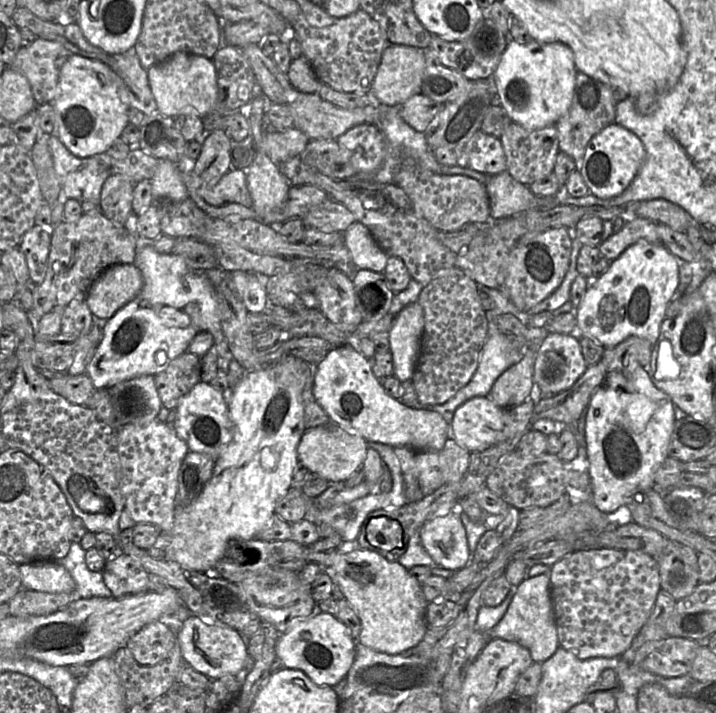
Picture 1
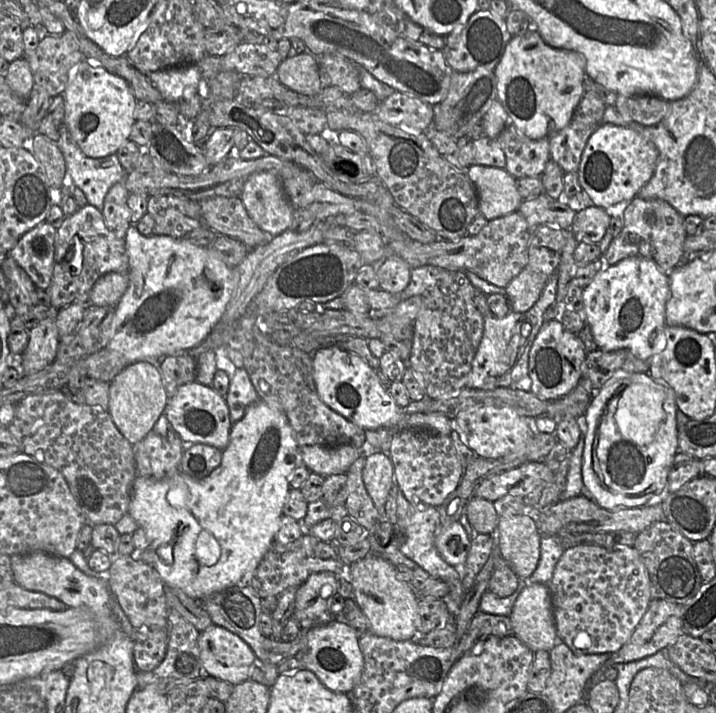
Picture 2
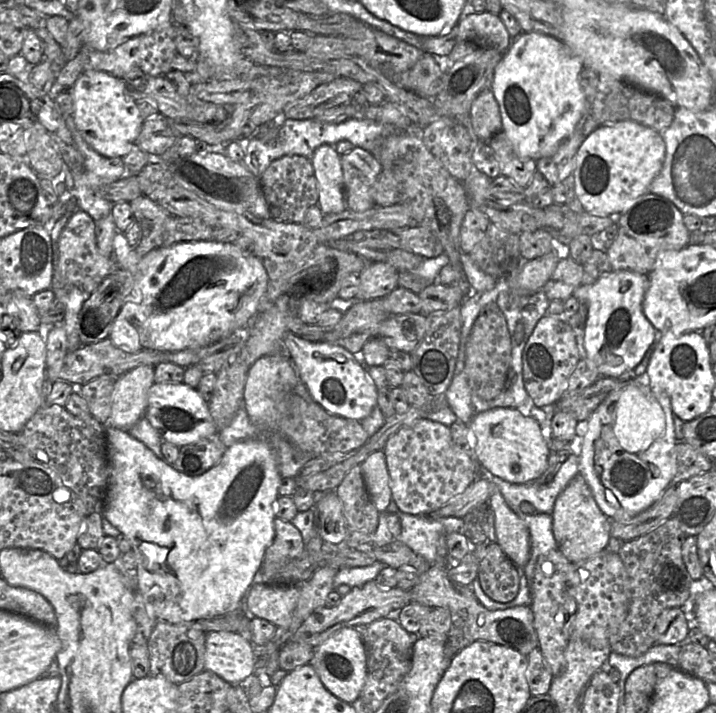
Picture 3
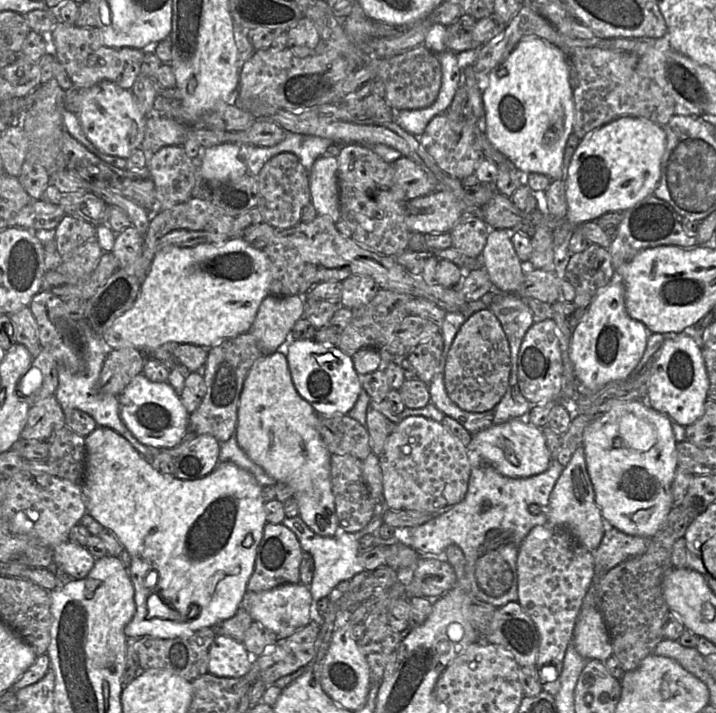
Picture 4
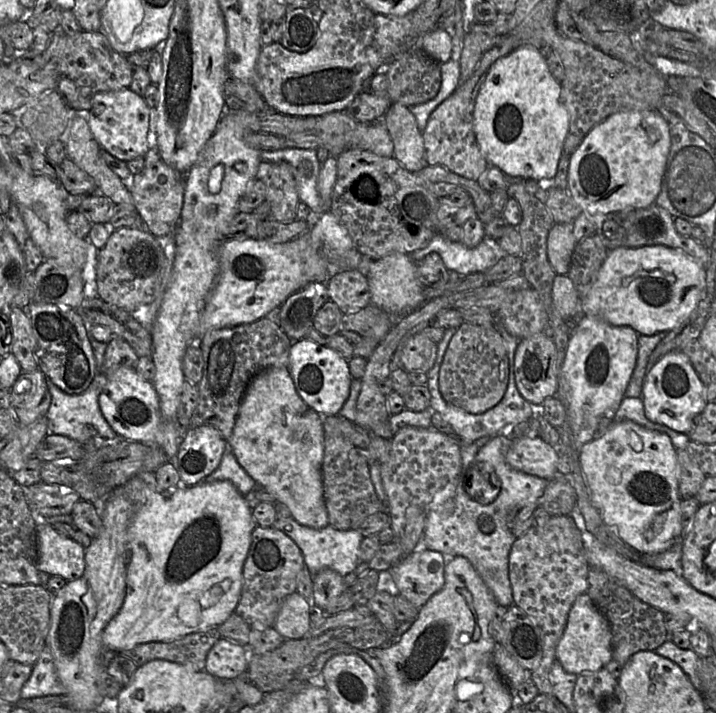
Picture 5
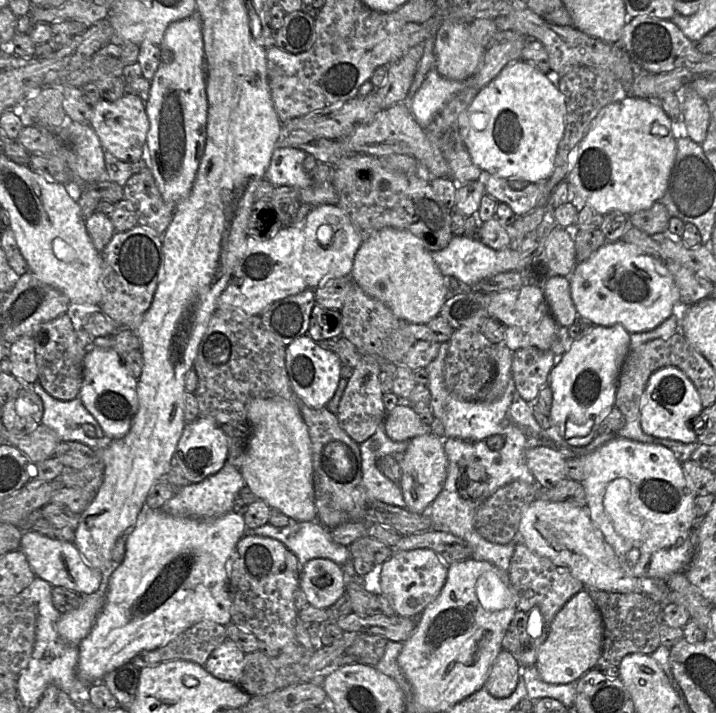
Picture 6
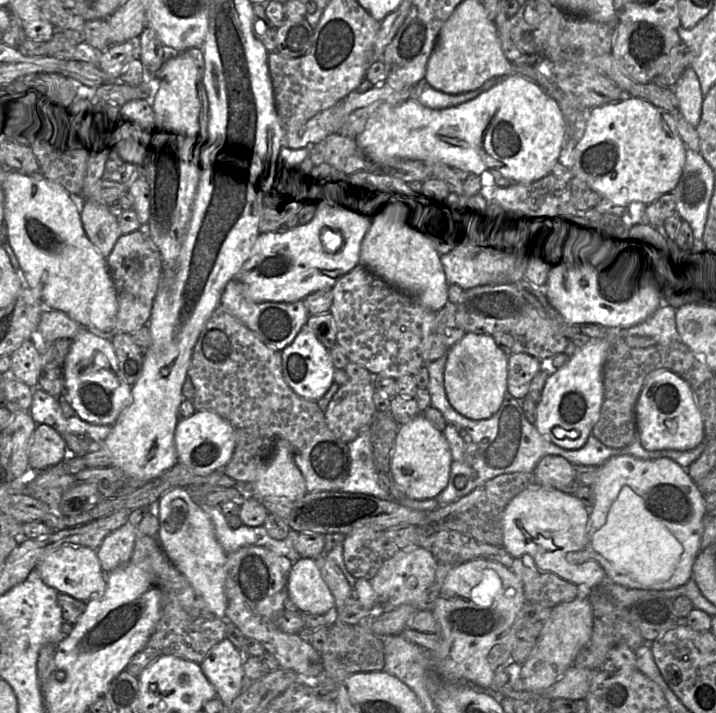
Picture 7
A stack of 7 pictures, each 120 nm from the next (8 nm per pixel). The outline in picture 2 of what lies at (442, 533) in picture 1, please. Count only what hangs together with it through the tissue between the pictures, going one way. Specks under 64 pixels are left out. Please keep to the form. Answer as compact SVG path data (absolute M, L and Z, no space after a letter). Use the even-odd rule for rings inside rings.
M455 521L443 528L438 524L435 546L449 565L460 569L466 562L471 540L460 521Z

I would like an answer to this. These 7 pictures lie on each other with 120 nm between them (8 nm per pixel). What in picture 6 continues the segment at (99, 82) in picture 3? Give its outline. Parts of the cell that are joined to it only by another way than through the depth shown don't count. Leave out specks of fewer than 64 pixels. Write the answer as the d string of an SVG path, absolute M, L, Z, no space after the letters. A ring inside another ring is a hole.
M125 94L117 101L101 99L93 107L90 126L98 136L103 149L124 163L135 163L146 156L149 119L146 102L133 94Z

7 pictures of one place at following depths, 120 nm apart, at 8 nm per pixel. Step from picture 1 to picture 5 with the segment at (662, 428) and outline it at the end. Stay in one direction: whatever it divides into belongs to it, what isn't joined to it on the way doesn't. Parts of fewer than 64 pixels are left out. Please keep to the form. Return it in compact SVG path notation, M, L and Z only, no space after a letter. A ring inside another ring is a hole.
M632 421L615 423L602 437L581 446L579 462L593 505L604 523L626 544L641 553L658 553L668 549L682 536L682 499L678 491L677 450L666 434L649 430Z

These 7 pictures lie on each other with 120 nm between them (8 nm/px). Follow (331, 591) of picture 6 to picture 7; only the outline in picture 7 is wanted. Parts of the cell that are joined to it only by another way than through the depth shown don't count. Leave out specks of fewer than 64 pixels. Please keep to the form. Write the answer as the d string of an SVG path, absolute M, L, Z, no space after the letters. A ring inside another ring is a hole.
M314 558L293 563L287 589L288 599L304 614L324 614L335 607L335 598Z

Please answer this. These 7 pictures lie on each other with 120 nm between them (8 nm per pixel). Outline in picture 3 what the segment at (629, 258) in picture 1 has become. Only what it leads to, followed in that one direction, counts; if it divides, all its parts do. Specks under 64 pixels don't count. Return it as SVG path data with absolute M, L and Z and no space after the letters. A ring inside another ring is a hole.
M611 271L591 285L580 285L573 296L588 301L584 327L586 358L592 361L601 377L619 378L632 371L654 344L658 332L645 317L642 303L649 286L647 274L633 271Z

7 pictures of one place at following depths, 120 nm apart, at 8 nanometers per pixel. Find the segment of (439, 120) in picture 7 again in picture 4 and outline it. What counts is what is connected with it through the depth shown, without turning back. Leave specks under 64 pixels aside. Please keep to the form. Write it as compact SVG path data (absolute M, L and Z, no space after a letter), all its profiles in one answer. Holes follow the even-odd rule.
M527 36L523 38L512 52L488 75L484 83L482 93L484 116L483 116L483 132L489 142L502 153L521 173L525 176L528 173L540 173L548 176L552 180L562 180L562 160L566 143L573 133L575 121L575 102L573 96L573 88L570 84L570 62L566 54L557 46L545 41L537 36Z

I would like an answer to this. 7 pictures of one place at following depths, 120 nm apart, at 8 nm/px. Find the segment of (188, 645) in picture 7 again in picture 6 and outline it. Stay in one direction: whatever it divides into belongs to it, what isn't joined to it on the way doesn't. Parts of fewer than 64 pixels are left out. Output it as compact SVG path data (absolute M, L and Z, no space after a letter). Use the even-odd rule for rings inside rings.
M202 621L167 645L137 654L131 662L139 669L171 660L186 660L204 666L211 653L226 639L226 627Z

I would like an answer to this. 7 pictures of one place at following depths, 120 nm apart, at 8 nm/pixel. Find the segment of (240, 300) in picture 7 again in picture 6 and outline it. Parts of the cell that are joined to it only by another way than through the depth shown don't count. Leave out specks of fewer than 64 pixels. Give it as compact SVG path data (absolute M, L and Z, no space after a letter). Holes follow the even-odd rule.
M308 289L274 302L260 318L267 330L287 346L306 334L315 305L315 290Z

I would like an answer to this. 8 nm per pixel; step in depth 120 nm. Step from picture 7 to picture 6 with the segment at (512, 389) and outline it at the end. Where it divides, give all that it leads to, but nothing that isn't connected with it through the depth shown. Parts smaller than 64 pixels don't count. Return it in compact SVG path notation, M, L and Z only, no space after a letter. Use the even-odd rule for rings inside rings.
M527 347L513 352L511 376L522 399L535 403L540 389L549 385L553 367L554 354L550 349Z

